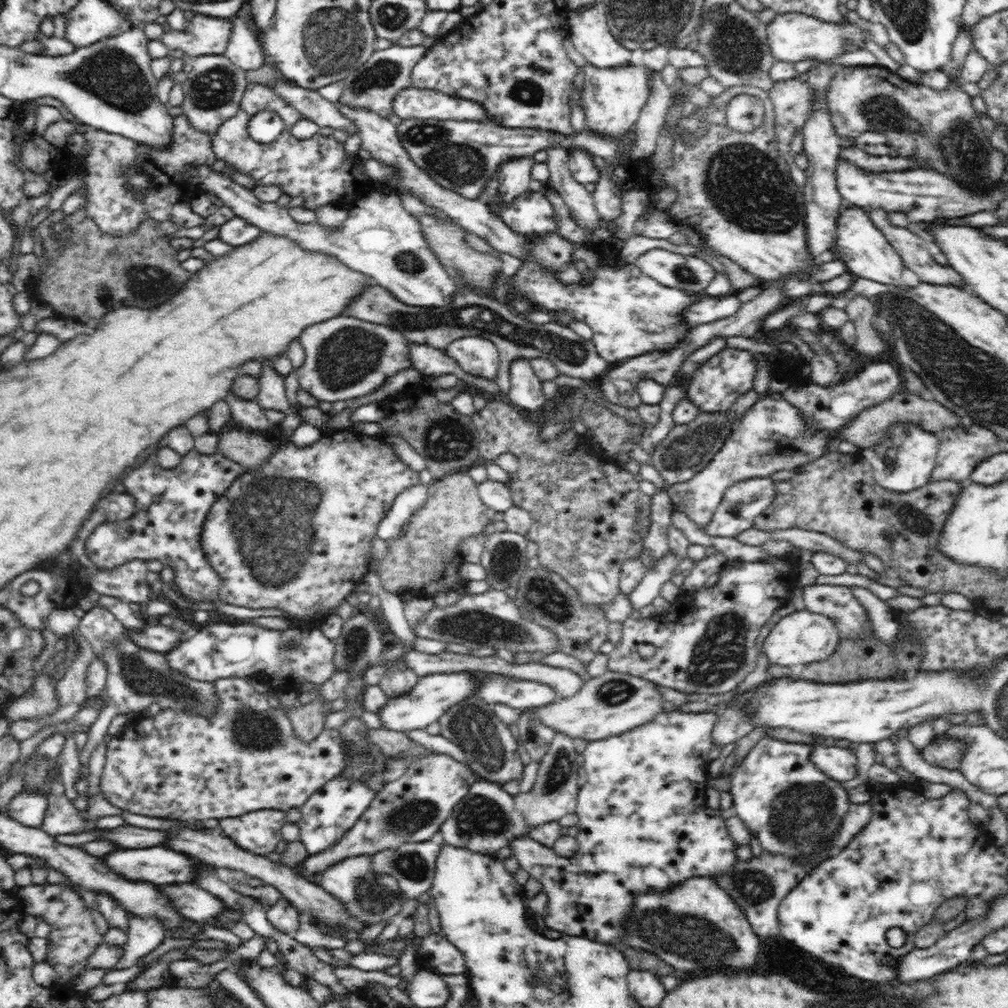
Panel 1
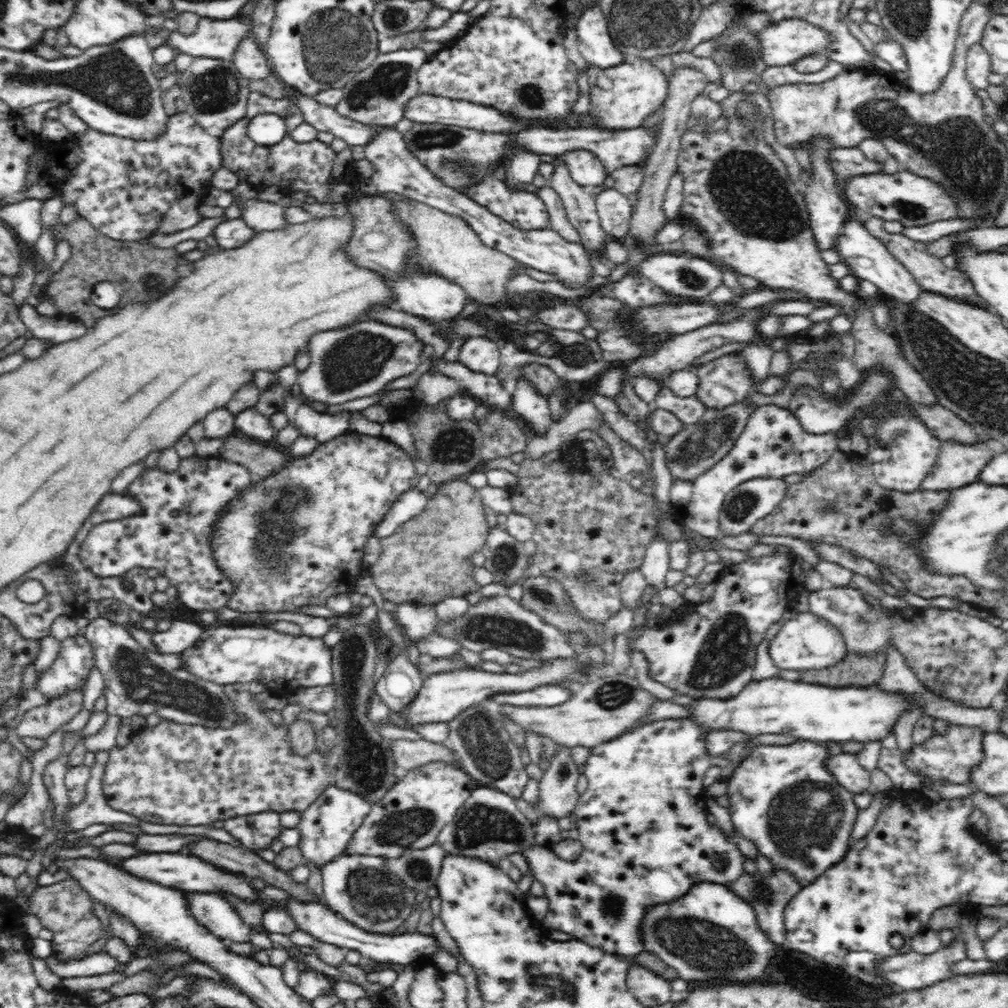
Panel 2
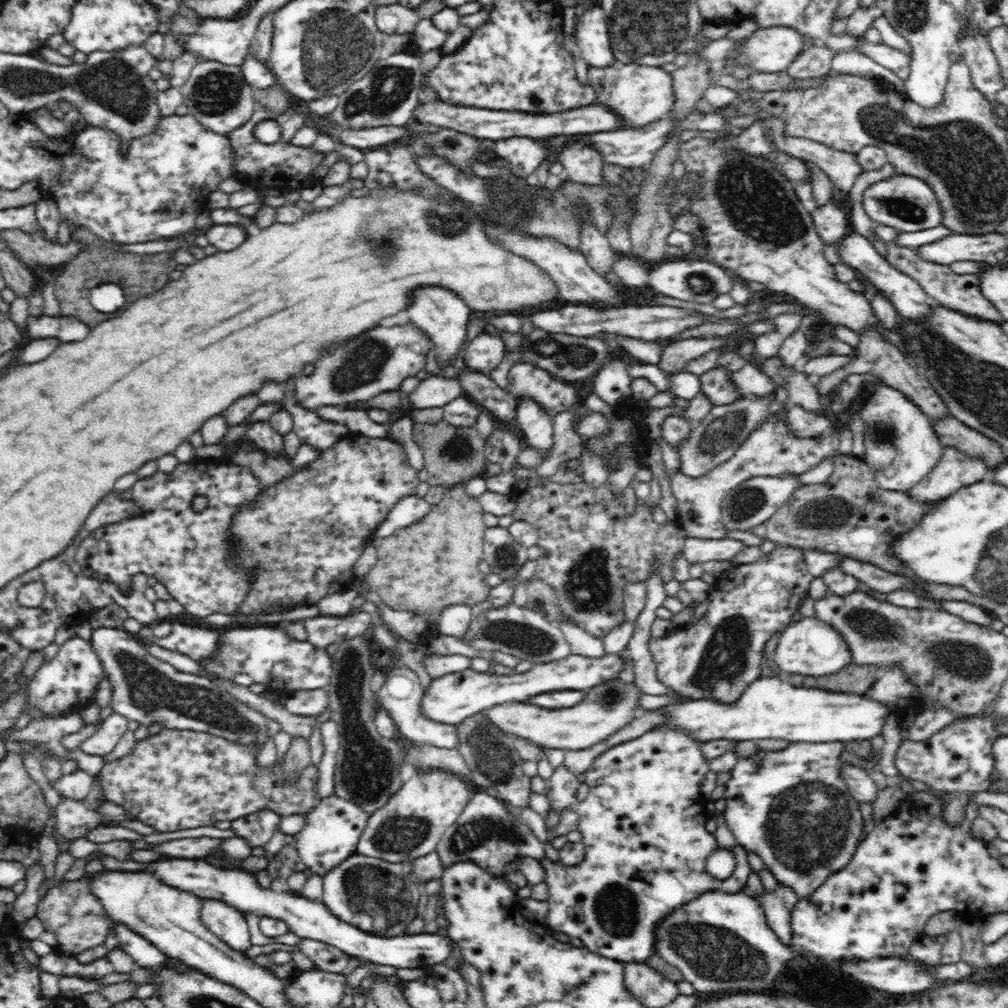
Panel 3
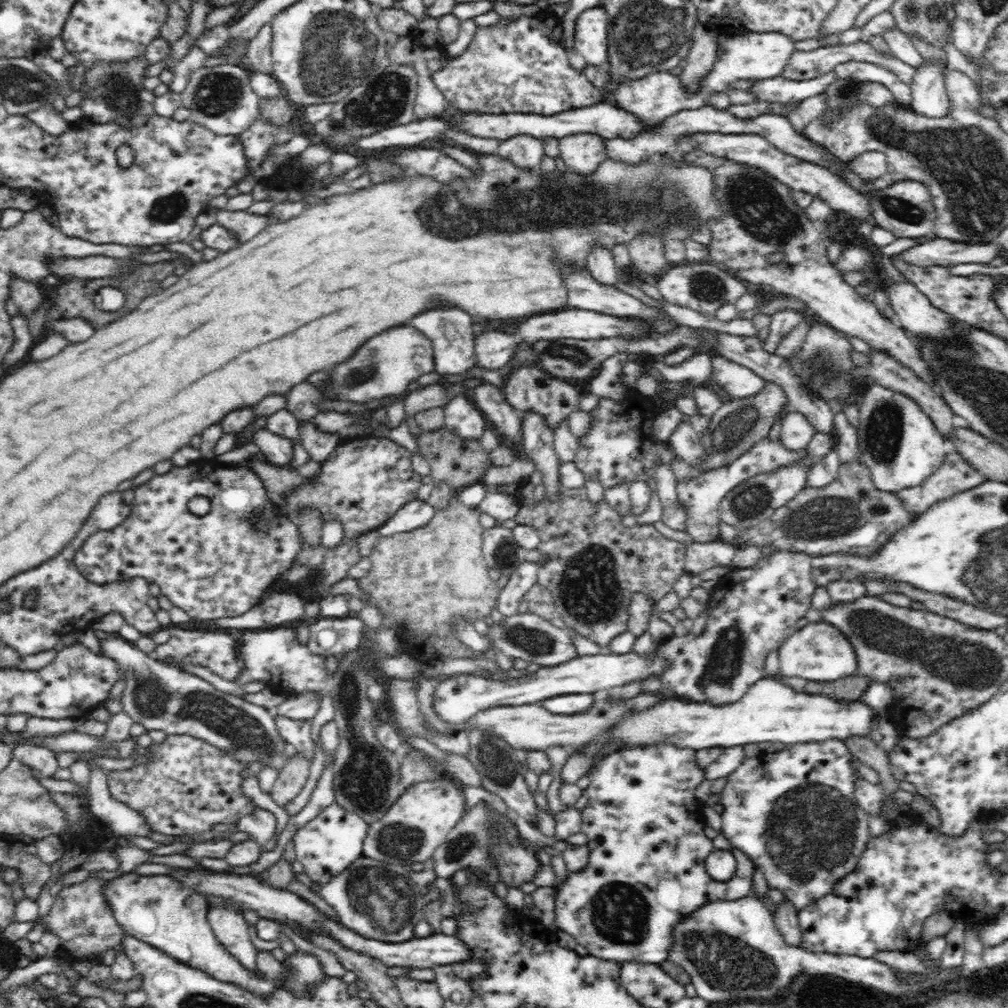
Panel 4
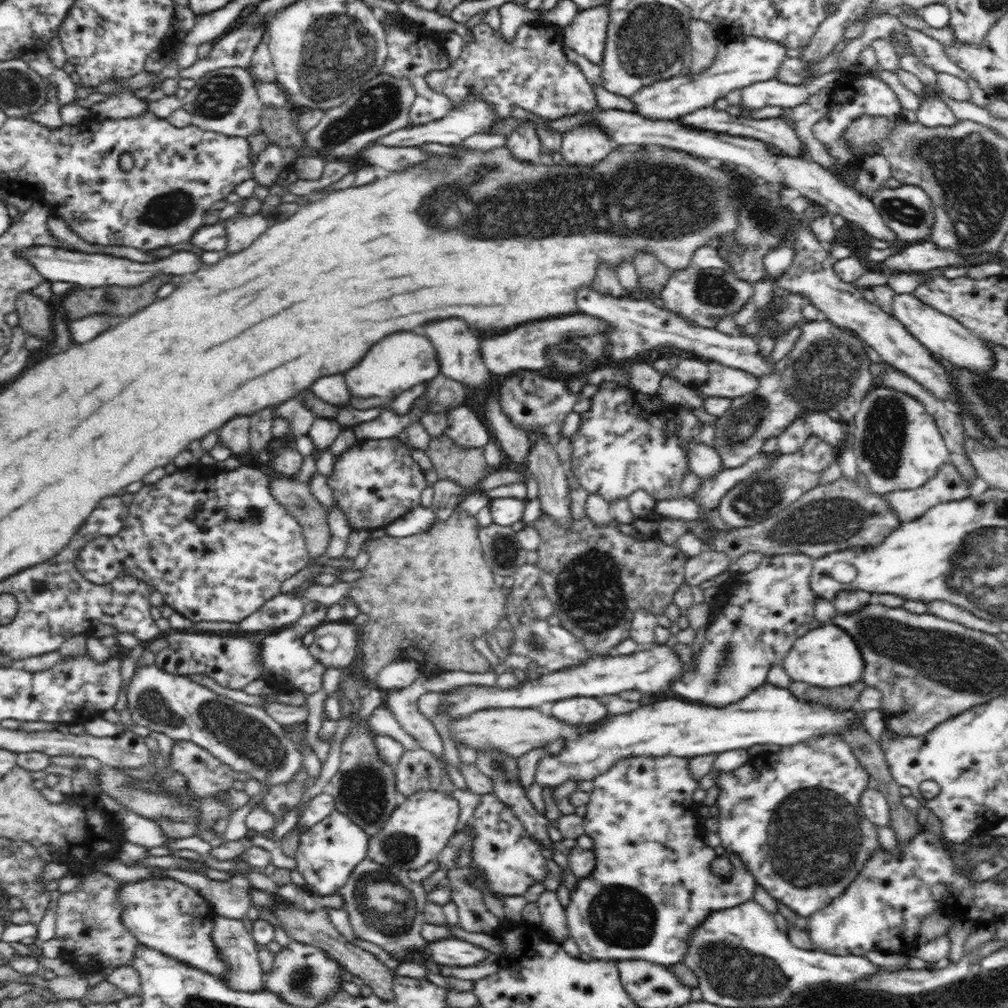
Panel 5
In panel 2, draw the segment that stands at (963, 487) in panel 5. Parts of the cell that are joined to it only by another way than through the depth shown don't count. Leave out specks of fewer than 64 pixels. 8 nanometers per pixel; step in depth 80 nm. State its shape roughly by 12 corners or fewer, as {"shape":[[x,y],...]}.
{"shape":[[941,441],[920,491],[979,481],[994,457],[987,444]]}

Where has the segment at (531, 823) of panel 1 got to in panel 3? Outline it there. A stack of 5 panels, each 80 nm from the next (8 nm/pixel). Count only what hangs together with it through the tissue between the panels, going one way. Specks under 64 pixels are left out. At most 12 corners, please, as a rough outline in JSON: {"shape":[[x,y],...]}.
{"shape":[[563,764],[547,781],[552,809],[578,802],[580,781]]}

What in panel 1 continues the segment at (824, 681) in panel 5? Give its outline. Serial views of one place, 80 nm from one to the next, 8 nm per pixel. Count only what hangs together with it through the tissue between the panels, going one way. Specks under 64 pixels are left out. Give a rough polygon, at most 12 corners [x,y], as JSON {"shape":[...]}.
{"shape":[[805,609],[776,622],[762,644],[771,664],[797,670],[830,658],[840,634]]}

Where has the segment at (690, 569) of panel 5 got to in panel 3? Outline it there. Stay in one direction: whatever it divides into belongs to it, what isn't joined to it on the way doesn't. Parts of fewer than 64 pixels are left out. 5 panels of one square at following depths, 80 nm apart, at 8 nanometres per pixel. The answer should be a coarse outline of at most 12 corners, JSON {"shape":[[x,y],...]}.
{"shape":[[687,538],[689,564],[733,561],[746,547],[738,540]]}

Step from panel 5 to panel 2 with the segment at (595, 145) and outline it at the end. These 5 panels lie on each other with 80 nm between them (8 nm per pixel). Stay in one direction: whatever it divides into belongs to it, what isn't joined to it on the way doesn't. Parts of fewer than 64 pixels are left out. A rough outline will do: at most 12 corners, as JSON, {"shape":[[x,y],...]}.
{"shape":[[590,151],[561,154],[574,182],[587,189],[608,178]]}

